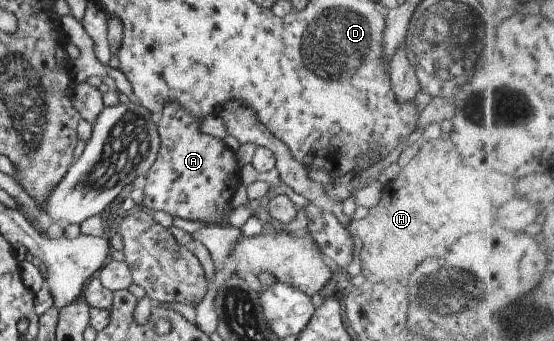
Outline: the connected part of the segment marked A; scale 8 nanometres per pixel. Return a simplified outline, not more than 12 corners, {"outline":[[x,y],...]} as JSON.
{"outline":[[174,101],[142,206],[222,227],[234,152]]}

